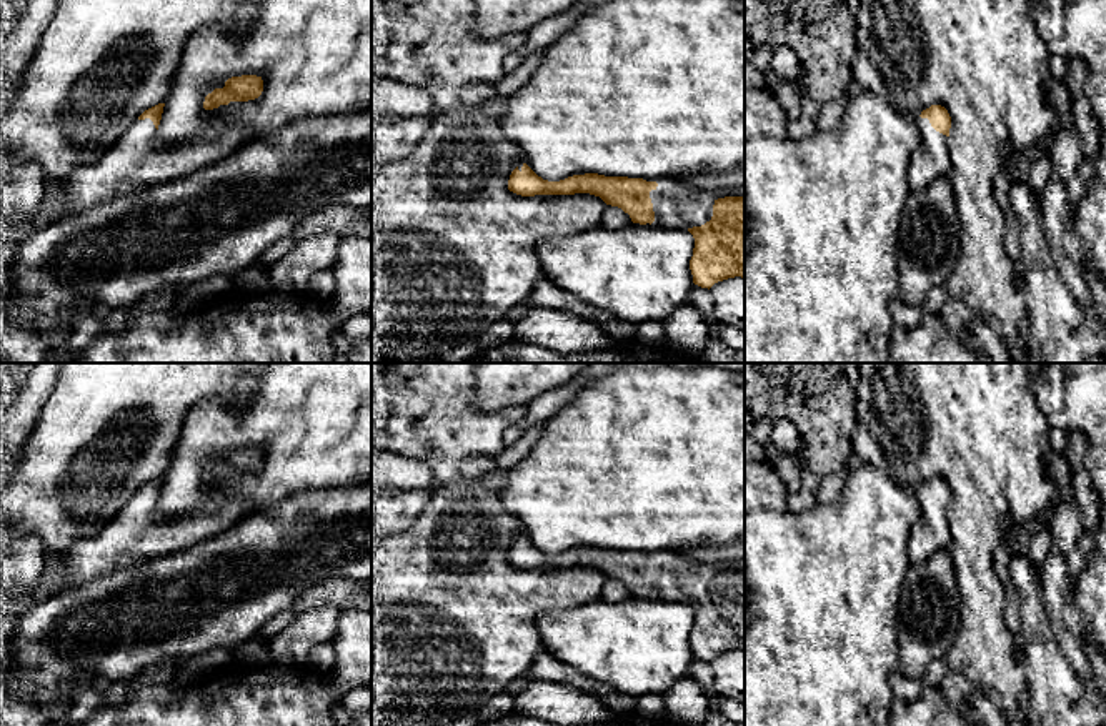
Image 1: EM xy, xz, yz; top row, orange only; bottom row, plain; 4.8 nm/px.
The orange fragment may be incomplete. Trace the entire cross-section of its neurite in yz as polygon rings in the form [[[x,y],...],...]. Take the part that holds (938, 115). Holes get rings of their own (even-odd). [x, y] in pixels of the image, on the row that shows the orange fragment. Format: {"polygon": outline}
{"polygon": [[[931,105],[916,118],[921,142],[911,155],[908,183],[911,191],[928,188],[939,177],[951,173],[951,117],[941,105]]]}

